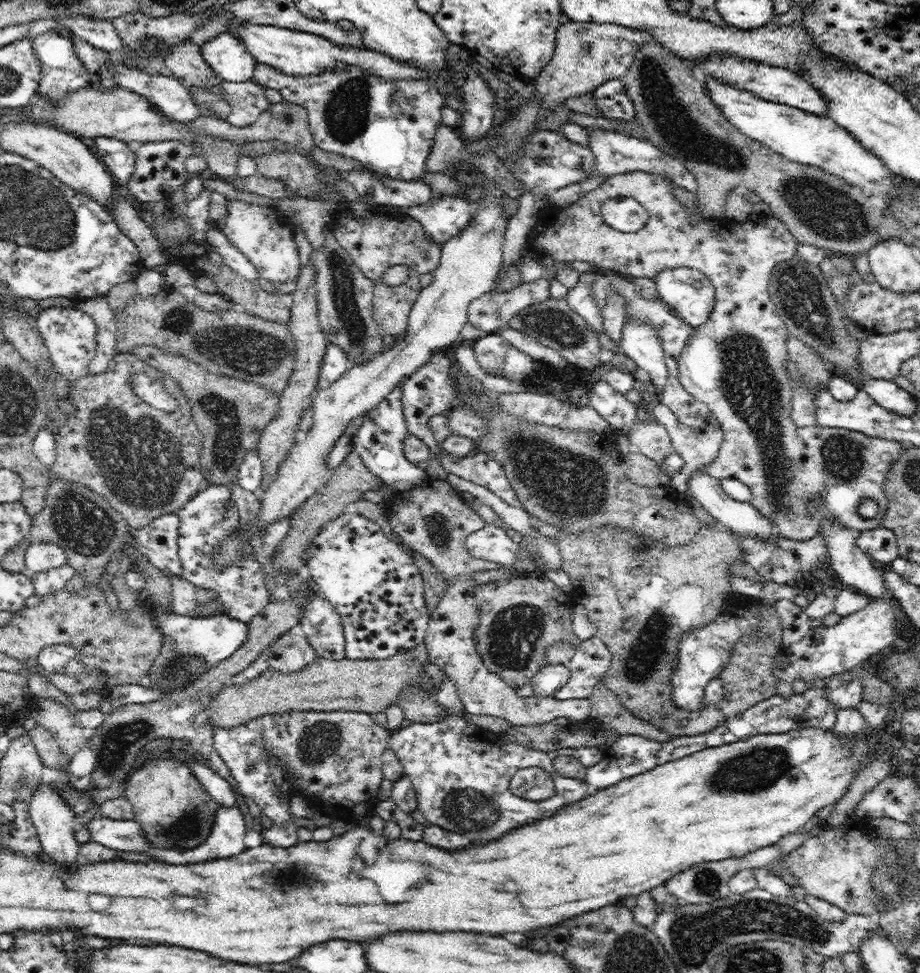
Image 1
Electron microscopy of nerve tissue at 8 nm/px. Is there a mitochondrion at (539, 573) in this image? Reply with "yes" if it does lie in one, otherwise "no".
no

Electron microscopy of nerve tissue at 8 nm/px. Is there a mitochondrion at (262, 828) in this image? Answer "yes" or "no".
no

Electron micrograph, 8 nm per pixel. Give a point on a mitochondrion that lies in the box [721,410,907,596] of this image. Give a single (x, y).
(845, 458)

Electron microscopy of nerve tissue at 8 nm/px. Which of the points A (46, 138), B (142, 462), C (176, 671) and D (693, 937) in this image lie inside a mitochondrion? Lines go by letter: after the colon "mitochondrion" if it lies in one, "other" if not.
A: other
B: mitochondrion
C: mitochondrion
D: mitochondrion

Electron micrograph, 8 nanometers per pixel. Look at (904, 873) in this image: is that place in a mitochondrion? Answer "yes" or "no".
yes

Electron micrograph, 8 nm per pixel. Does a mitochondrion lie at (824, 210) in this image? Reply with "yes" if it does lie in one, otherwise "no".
yes

